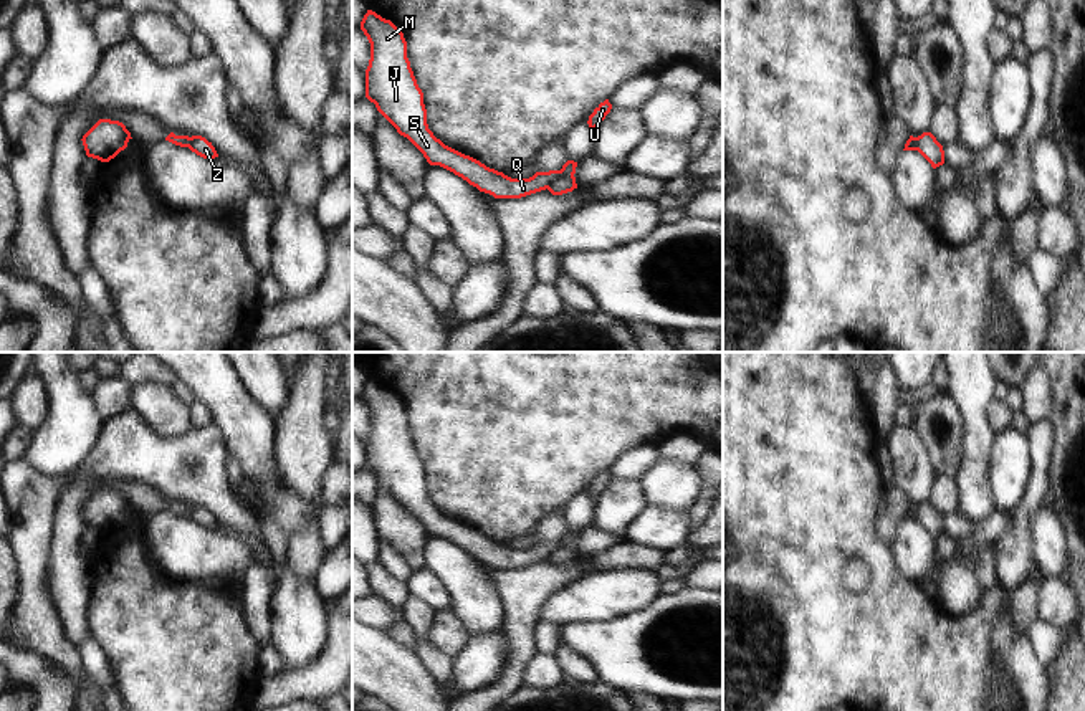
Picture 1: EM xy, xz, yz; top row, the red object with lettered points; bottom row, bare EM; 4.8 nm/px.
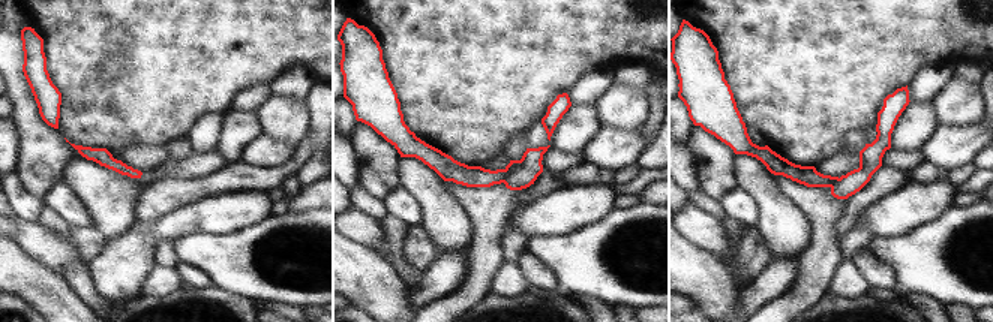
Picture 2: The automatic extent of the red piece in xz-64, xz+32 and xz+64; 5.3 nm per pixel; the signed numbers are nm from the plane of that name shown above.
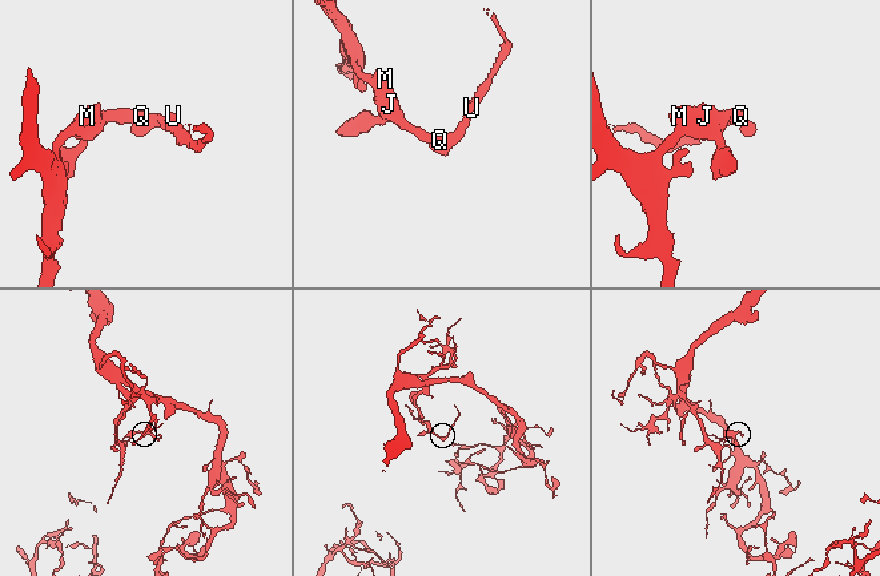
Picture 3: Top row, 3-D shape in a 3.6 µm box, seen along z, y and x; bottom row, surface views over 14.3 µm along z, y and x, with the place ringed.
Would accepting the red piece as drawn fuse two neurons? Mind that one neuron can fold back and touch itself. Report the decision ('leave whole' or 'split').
split

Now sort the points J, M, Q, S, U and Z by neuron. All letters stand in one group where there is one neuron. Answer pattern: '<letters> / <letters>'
J M Q S / U Z

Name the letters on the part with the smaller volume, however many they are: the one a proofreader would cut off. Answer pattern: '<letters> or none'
U, Z

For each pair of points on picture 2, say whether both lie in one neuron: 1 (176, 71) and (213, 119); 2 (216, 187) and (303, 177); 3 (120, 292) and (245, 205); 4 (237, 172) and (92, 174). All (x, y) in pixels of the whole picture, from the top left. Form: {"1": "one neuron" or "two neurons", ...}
{"1": "two neurons", "2": "two neurons", "3": "one neuron", "4": "two neurons"}

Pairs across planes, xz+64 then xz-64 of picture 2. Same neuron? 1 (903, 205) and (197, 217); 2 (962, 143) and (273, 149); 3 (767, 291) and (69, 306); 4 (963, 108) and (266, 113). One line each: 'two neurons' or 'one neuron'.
1: one neuron
2: one neuron
3: two neurons
4: one neuron

